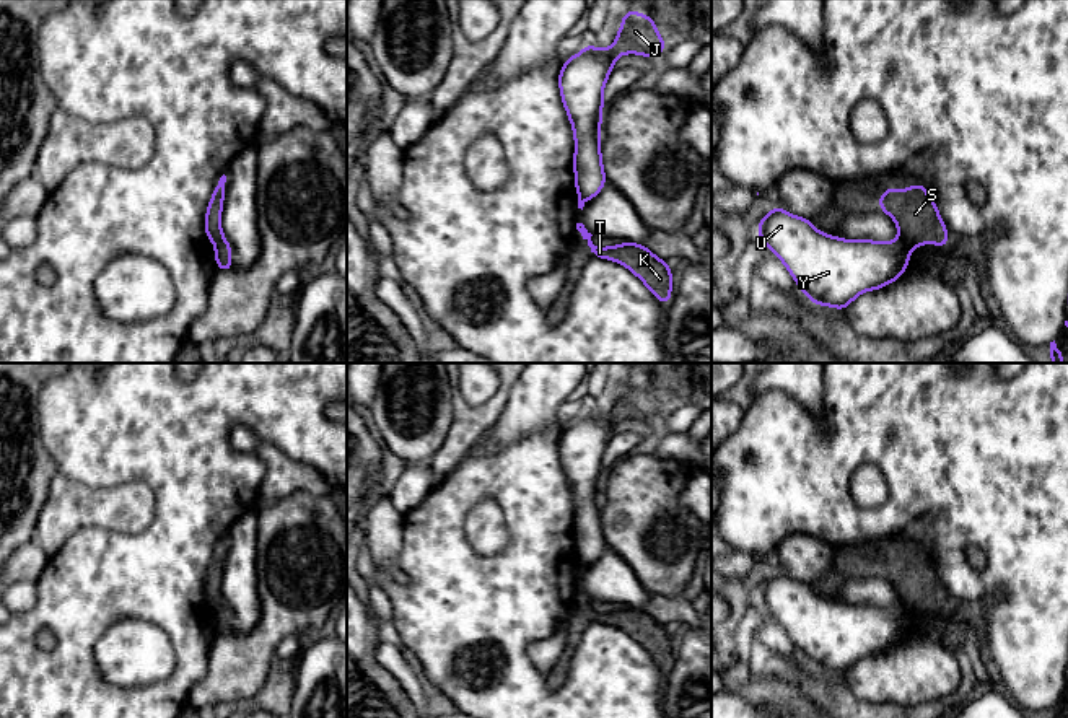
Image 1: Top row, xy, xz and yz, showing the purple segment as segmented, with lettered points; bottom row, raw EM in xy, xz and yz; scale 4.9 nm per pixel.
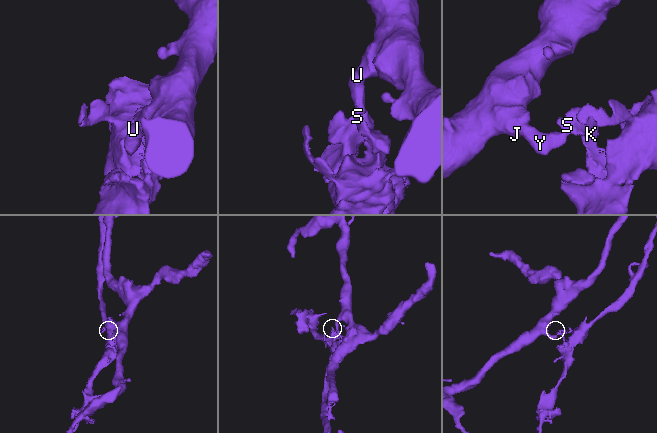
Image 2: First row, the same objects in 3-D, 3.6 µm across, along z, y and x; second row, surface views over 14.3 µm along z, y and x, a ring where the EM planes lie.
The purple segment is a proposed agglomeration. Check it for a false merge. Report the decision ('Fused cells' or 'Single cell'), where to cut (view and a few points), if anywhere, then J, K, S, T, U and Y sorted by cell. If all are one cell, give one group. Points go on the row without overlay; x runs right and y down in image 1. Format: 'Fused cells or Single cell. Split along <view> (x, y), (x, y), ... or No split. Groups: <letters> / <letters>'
Fused cells. Split along yz (901, 599), (912, 611). Groups: J U Y / K S T

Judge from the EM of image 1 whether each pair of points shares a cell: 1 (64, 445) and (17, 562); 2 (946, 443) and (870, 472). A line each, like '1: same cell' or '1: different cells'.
1: different cells
2: different cells

